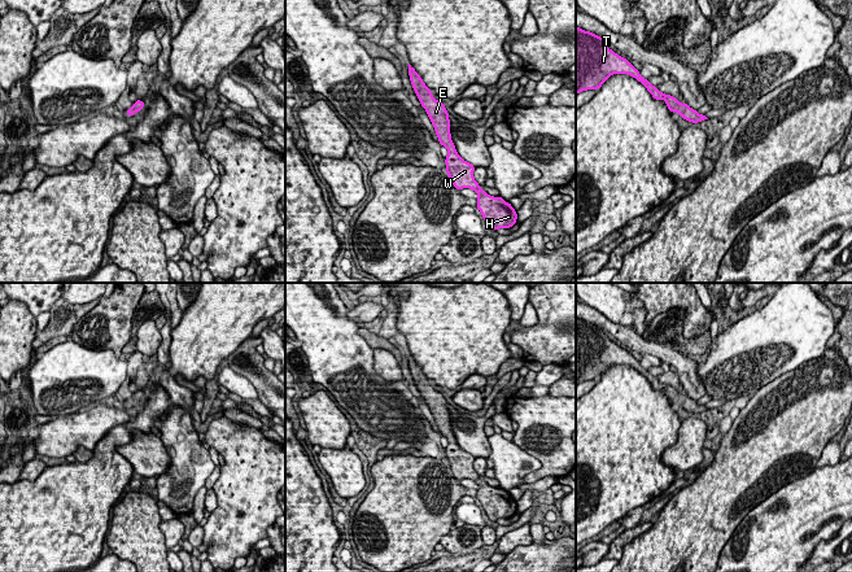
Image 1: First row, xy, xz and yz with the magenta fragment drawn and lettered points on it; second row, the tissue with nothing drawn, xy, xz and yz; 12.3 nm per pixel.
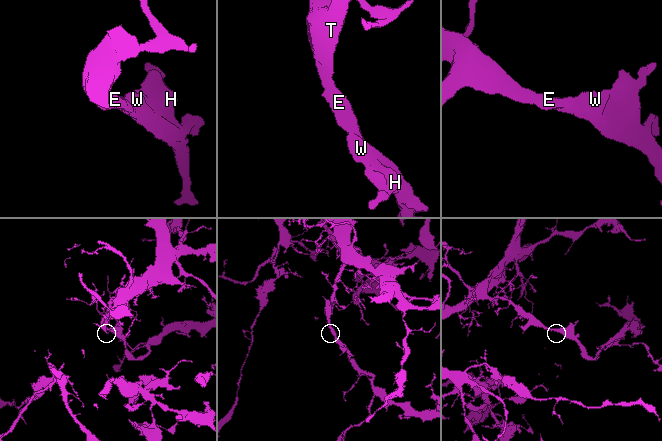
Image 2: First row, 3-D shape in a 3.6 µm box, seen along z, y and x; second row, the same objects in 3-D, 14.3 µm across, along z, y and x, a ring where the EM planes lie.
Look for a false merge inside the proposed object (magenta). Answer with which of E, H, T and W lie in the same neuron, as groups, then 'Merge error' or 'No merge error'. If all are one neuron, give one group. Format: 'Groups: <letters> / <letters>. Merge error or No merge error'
Groups: E H T W. No merge error

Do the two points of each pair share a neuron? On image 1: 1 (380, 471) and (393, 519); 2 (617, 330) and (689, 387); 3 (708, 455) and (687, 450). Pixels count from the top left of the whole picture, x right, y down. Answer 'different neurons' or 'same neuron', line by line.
1: same neuron
2: same neuron
3: different neurons

